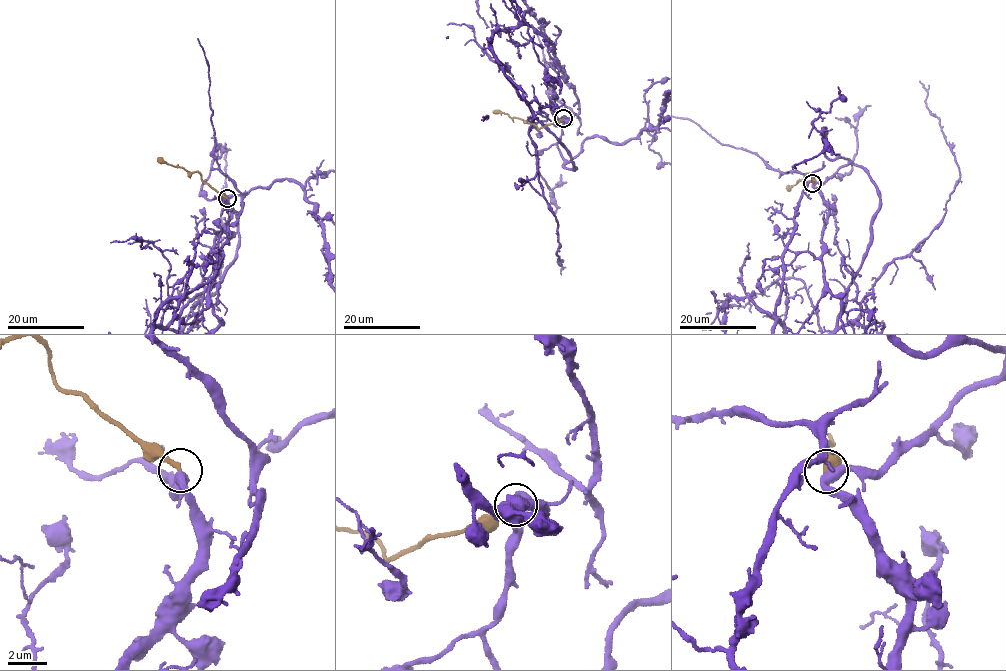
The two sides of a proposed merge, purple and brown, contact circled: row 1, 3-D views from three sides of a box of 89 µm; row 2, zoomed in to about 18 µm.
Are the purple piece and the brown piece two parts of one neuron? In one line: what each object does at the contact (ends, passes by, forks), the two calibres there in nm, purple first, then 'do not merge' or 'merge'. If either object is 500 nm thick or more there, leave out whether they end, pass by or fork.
purple passes by; brown ends; calibres 420 and 260 nm; do not merge

